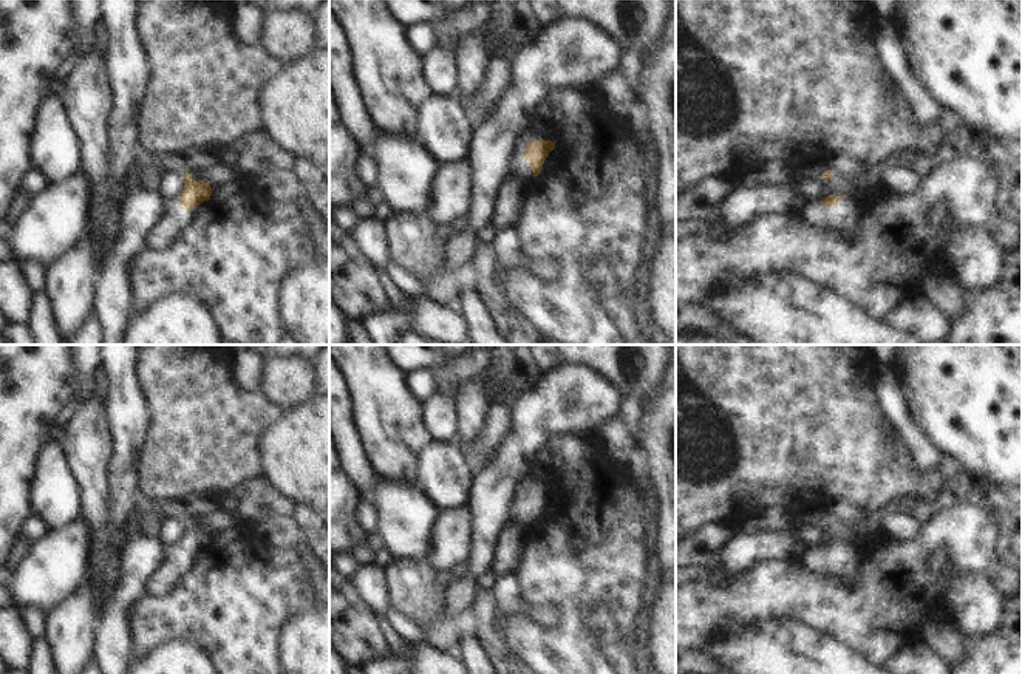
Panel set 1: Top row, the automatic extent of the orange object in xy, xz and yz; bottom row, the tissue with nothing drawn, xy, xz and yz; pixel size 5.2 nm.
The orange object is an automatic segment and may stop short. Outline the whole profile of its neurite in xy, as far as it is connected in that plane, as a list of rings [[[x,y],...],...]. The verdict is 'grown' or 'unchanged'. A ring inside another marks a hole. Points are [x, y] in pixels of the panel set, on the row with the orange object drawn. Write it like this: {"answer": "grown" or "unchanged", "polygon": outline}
{"answer": "grown", "polygon": [[[192,173],[182,176],[184,190],[178,203],[167,203],[162,216],[145,235],[145,246],[150,250],[164,250],[179,233],[181,227],[189,224],[192,212],[204,201],[210,199],[212,187],[204,181],[195,181]]]}

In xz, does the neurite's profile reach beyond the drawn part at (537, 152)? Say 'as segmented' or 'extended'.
extended

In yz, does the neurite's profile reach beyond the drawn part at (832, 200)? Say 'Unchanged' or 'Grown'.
Grown.

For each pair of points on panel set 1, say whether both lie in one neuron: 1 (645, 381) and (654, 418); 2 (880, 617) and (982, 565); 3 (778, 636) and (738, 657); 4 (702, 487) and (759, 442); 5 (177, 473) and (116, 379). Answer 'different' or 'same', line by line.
1: different
2: same
3: same
4: same
5: different

